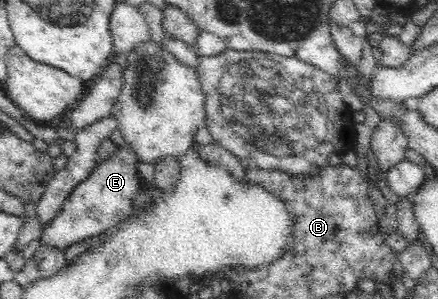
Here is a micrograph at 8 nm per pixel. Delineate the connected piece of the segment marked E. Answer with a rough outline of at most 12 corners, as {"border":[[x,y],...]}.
{"border":[[135,151],[115,153],[44,225],[65,253],[129,216],[143,184]]}

